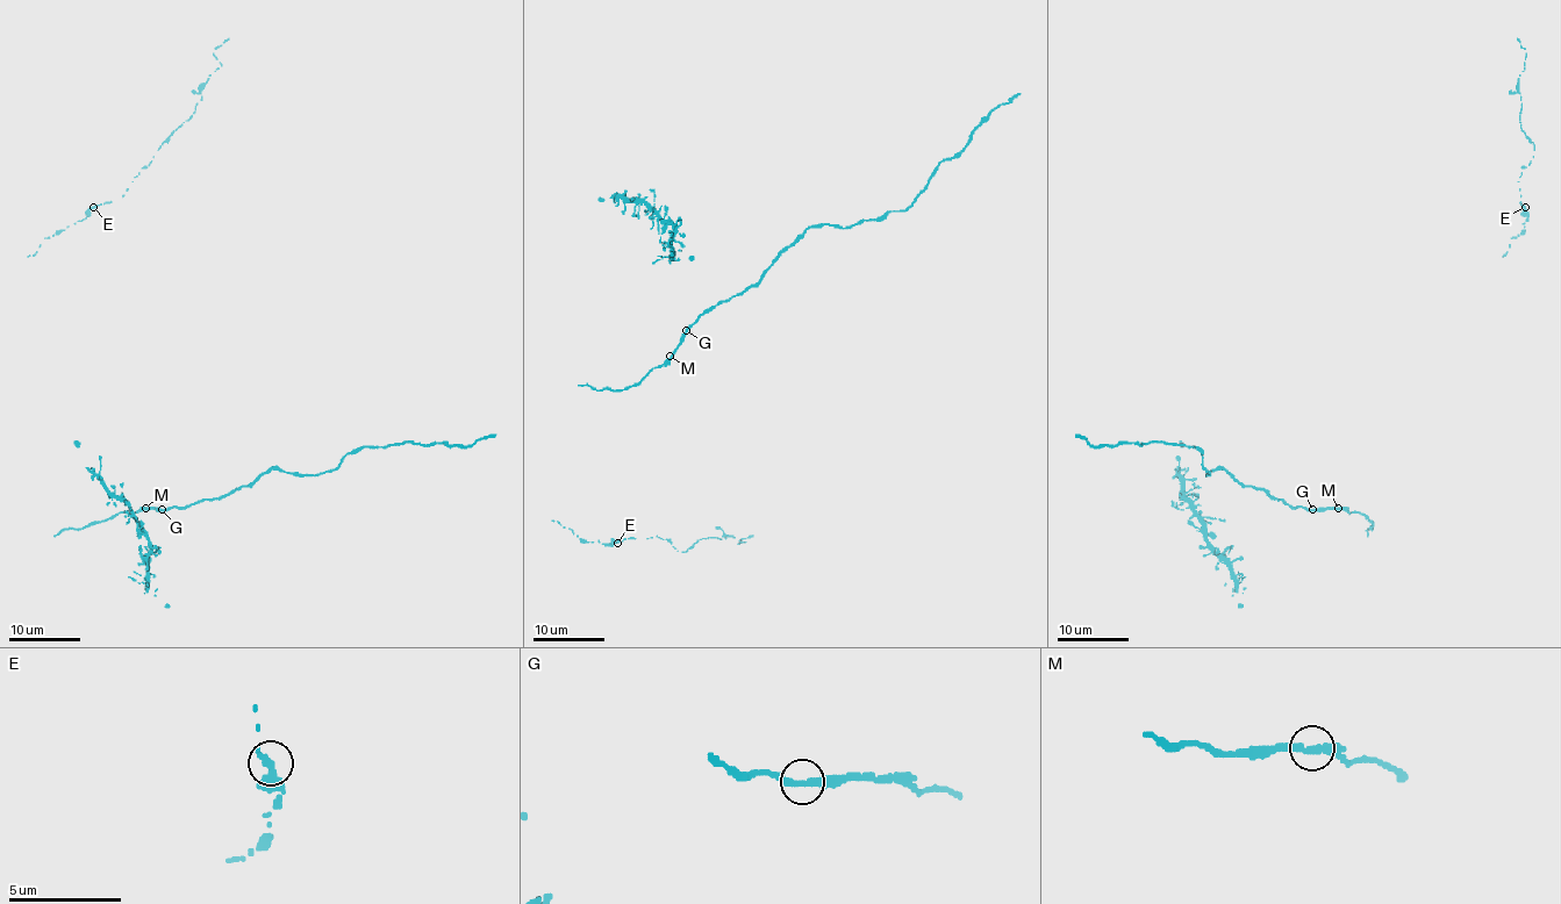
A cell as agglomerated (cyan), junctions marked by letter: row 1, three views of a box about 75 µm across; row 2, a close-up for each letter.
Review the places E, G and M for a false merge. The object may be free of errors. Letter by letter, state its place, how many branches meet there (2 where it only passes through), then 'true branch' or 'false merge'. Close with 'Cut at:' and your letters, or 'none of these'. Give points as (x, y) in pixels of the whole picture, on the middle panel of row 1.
E: at (617, 543); 2 branches meet; true branch
G: at (686, 330); 2 branches meet; true branch
M: at (670, 356); 2 branches meet; true branch
Cut at: none of these

